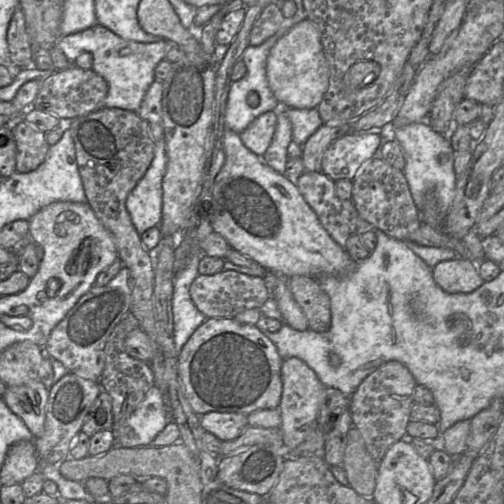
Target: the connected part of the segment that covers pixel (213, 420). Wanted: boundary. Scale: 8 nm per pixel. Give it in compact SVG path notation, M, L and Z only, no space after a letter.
M209 412L199 418L200 425L223 441L234 440L249 426L247 415L236 412Z

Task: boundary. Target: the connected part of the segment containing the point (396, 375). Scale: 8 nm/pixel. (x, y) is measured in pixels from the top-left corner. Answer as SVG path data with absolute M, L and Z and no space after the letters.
M392 360L380 366L358 386L349 399L353 427L361 433L366 449L376 463L380 463L395 442L407 436L413 393L417 386L409 369Z

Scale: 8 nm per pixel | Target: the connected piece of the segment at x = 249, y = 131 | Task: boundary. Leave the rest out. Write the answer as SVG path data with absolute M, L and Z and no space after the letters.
M277 110L258 116L239 134L244 146L257 156L263 157L273 139L277 118Z

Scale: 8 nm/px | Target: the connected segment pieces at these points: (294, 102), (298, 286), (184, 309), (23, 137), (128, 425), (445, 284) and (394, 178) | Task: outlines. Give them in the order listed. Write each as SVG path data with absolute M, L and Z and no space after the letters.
M305 18L277 40L266 61L267 81L280 107L317 108L329 84L329 66L316 25Z
M292 276L289 288L307 318L309 329L328 331L331 326L330 298L321 288L318 278Z
M194 254L189 264L175 274L172 313L174 344L179 353L194 331L207 319L198 310L190 295L190 287L199 275L198 266L202 254Z
M18 119L12 125L16 142L16 172L27 173L35 170L45 160L50 145L46 133Z
M153 386L144 400L117 430L117 446L150 446L155 437L172 420L164 393Z
M466 258L441 261L431 270L435 283L448 293L470 293L484 283L478 264Z
M381 157L368 161L352 180L352 201L362 226L380 230L400 241L409 241L421 222L421 216L412 198L403 170L399 170Z

